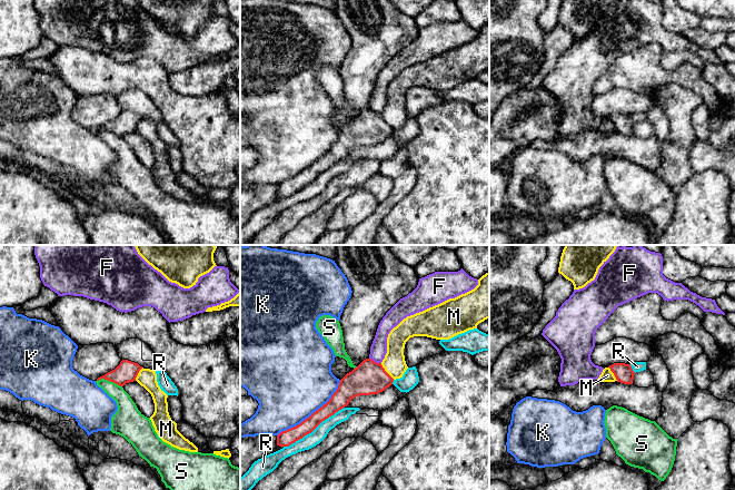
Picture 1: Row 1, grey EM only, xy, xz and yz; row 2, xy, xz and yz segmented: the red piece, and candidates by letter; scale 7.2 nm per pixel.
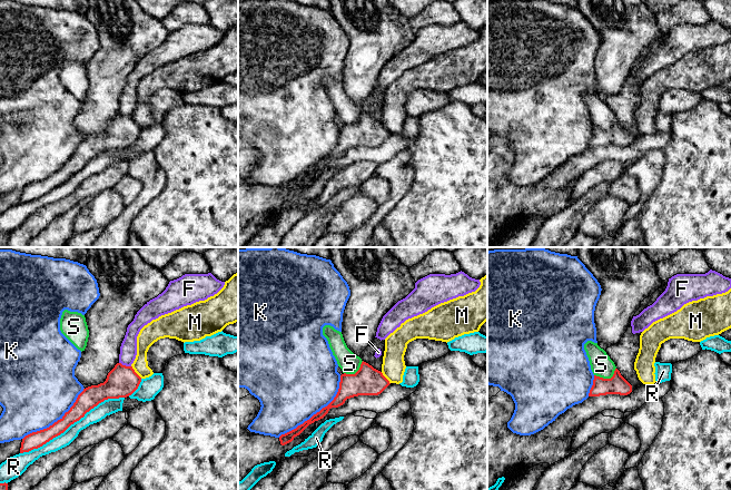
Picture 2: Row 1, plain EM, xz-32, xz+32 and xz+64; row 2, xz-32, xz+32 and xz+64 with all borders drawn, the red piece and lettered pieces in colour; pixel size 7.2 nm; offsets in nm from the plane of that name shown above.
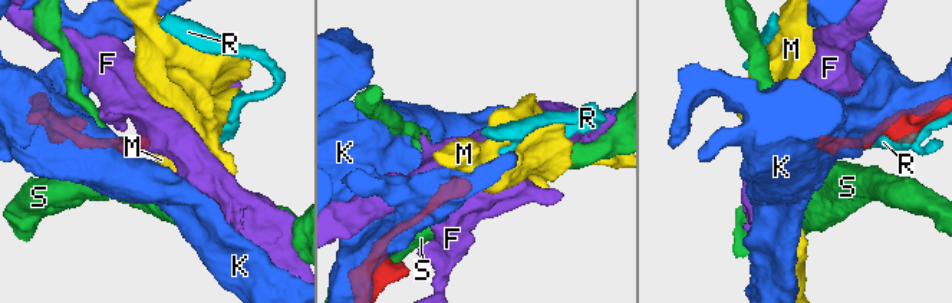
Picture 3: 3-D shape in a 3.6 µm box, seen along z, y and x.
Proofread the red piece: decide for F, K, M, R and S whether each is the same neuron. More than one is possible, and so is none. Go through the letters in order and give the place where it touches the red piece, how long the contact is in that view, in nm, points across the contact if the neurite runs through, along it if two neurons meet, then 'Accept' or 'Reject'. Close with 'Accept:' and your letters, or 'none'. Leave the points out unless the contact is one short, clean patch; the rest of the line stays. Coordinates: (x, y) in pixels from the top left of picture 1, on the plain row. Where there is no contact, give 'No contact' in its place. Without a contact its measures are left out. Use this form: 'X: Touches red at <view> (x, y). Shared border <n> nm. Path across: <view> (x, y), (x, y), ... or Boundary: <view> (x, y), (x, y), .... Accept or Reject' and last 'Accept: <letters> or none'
F: Touches red at xz (375, 113). Shared border 100 nm. Boundary: xz (369, 108), (380, 114). Reject
K: Touches red at xz (314, 163). Shared border 600 nm. Reject
M: Touches red at xz (385, 121). Shared border 160 nm. Boundary: xz (380, 114), (394, 129). Reject
R: Touches red at xz (314, 179). Shared border 550 nm. Reject
S: Touches red at xy (109, 130). Shared border 190 nm. Boundary: xy (97, 130), (109, 130), (121, 137). Reject
Accept: none

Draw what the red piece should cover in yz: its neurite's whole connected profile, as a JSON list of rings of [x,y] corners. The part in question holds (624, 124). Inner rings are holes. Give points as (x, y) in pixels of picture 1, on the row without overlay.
[[[614,114],[608,118],[614,124],[617,133],[620,133],[624,135],[633,135],[635,122],[633,121],[630,115]]]

